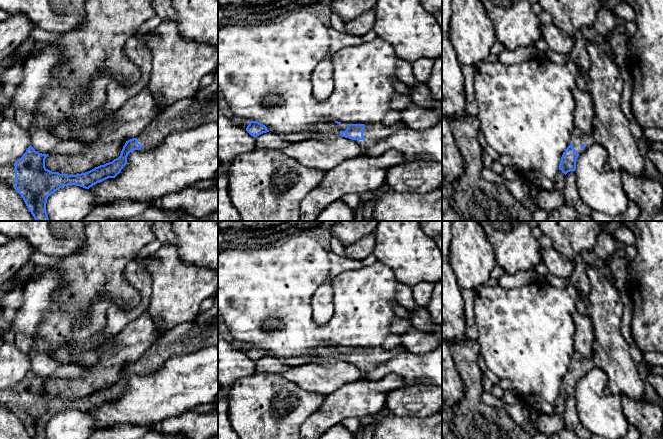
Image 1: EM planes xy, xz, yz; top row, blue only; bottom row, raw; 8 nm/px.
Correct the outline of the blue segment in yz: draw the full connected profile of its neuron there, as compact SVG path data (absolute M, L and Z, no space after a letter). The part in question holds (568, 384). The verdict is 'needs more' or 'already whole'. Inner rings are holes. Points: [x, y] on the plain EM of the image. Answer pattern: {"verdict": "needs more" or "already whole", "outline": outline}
{"verdict": "needs more", "outline": "M575 351L569 370L563 377L559 388L559 394L565 399L570 395L575 395L578 380L595 367L593 359L587 359Z"}

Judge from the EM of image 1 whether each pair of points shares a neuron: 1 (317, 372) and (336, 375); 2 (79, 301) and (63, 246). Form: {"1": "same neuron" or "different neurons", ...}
{"1": "same neuron", "2": "different neurons"}

